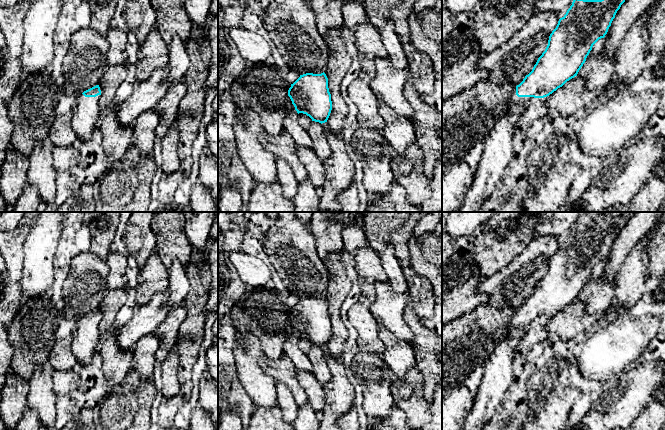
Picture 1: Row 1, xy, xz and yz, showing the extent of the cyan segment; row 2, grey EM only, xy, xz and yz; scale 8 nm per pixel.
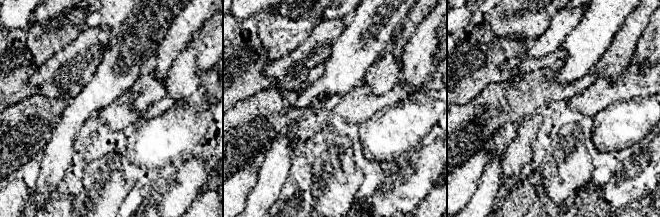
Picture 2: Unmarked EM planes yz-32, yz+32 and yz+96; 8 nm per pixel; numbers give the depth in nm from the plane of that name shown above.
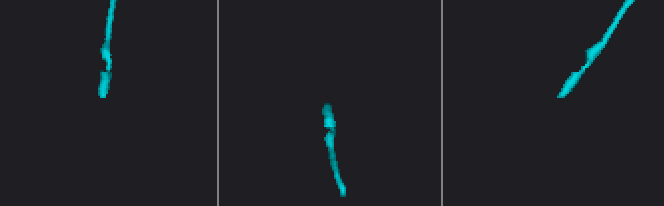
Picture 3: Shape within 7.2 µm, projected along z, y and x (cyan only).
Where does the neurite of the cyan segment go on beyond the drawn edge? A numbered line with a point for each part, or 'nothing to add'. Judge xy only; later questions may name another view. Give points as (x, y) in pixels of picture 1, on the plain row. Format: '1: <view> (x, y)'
1: xy (85, 337)

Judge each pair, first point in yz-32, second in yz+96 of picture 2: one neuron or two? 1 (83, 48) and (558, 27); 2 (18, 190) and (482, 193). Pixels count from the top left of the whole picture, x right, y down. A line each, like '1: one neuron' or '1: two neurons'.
1: one neuron
2: two neurons

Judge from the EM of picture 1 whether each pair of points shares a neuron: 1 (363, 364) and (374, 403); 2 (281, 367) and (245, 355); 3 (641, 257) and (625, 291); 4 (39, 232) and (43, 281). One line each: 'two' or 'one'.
1: one
2: two
3: one
4: one

